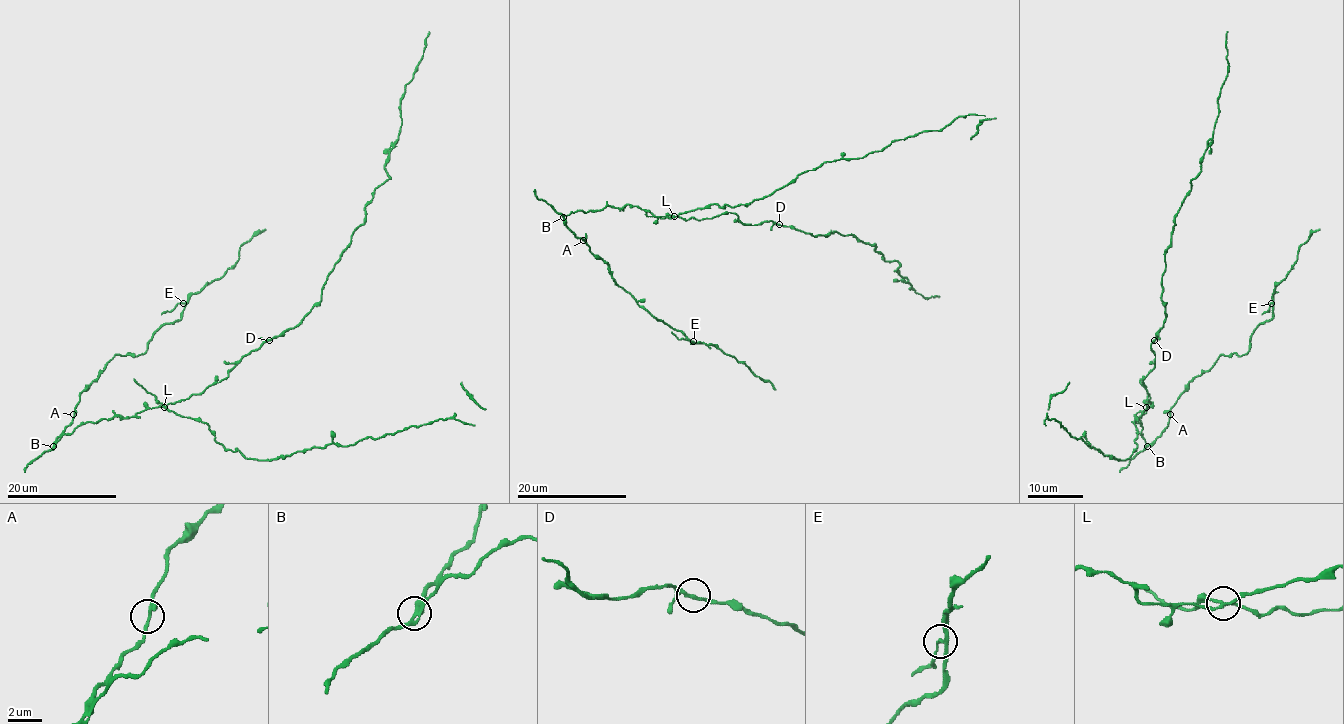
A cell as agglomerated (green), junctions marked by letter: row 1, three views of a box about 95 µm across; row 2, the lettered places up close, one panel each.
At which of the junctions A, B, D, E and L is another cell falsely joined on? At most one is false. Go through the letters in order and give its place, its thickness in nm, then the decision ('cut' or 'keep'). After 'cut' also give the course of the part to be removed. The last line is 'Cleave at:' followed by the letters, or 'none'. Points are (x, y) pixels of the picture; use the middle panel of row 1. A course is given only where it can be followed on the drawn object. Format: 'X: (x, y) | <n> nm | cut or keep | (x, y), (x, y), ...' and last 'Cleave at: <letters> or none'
A: (583, 240) | 180 nm | keep
B: (563, 217) | 240 nm | keep
D: (779, 224) | 170 nm | keep
E: (693, 341) | 180 nm | keep
L: (674, 216) | 180 nm | cut
Cleave at: L

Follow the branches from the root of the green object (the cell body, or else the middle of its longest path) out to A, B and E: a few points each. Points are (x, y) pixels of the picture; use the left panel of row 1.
A: (172, 403), (146, 408), (132, 417), (115, 416), (82, 423), (54, 445), (73, 414)
B: (172, 403), (146, 408), (132, 417), (115, 416), (95, 423), (82, 423), (53, 446)
E: (172, 403), (82, 423), (54, 445), (104, 368), (116, 355), (142, 354), (182, 317), (183, 303)

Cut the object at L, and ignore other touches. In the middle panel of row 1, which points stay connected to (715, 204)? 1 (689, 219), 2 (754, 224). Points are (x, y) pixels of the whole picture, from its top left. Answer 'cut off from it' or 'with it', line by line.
1: cut off from it
2: cut off from it

